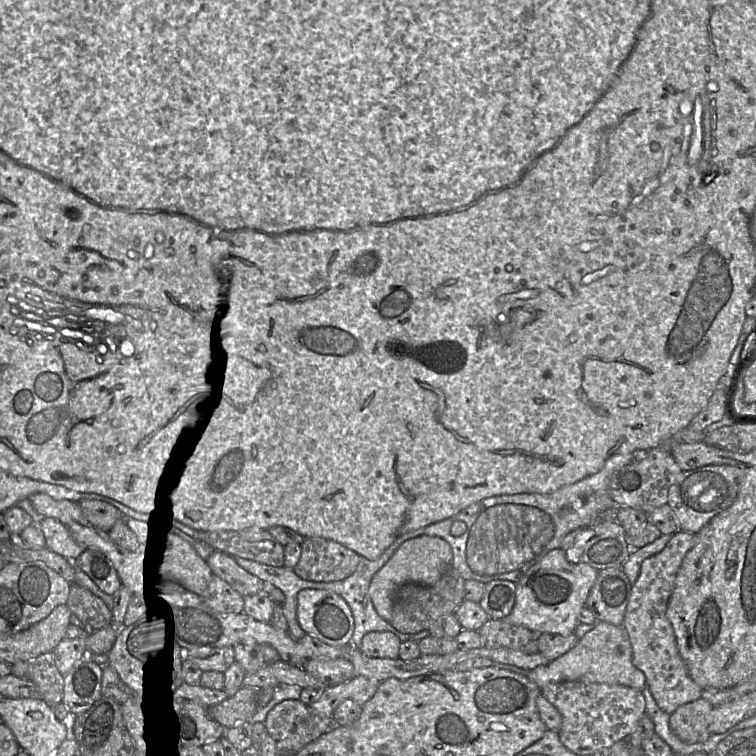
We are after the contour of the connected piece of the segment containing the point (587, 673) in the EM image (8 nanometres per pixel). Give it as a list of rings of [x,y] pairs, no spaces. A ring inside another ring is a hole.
[[[596,622],[594,628],[579,639],[572,649],[545,665],[531,669],[525,676],[540,688],[563,681],[617,684],[640,691],[646,685],[645,675],[633,665],[627,631],[622,625],[615,626],[607,622]]]

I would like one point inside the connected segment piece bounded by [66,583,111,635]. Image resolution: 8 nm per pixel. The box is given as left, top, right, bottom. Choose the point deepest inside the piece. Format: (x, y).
(92, 612)

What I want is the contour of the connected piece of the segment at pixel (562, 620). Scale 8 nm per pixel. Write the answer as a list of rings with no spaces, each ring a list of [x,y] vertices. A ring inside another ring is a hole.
[[[556,548],[530,567],[516,583],[516,602],[504,621],[524,626],[536,634],[568,636],[579,623],[579,614],[593,587],[598,570],[586,563],[572,563],[562,548]]]

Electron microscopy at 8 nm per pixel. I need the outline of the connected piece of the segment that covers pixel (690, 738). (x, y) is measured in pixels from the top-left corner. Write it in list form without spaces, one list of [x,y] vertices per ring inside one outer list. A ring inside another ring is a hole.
[[[704,698],[679,706],[670,714],[673,734],[686,744],[705,742],[710,736],[709,715],[713,706]]]

